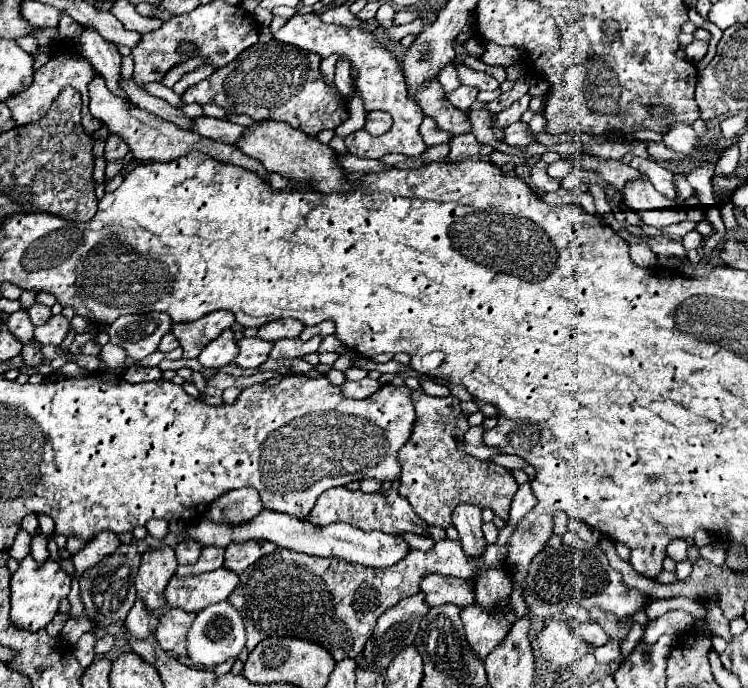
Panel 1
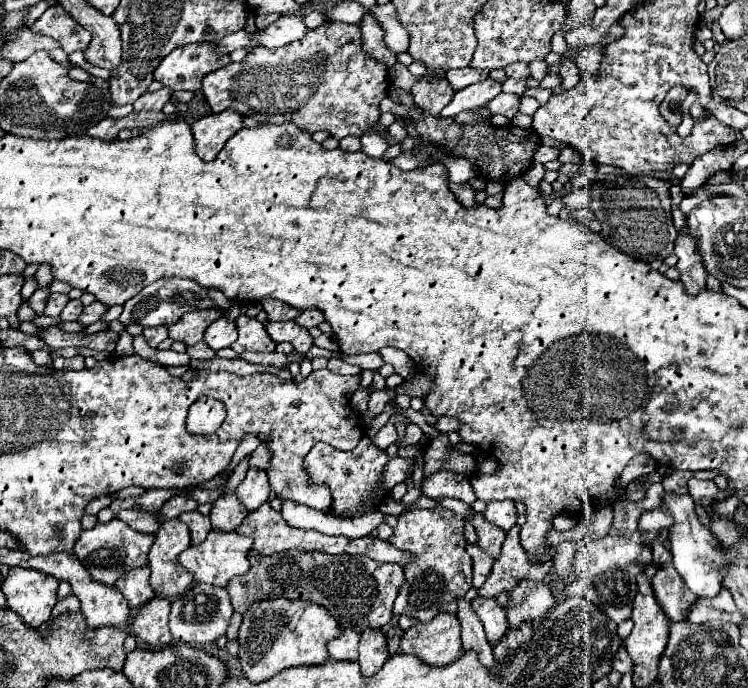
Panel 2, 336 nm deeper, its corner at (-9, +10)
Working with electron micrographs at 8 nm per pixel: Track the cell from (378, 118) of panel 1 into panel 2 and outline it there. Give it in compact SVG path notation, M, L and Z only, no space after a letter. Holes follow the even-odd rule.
M324 22L322 26L314 28L314 30L308 30L308 34L298 40L298 42L290 42L282 48L254 48L248 52L248 56L242 60L242 62L232 62L224 68L220 68L218 72L210 72L204 76L202 80L202 92L204 92L204 98L208 102L208 106L212 108L212 112L222 112L226 108L234 108L236 112L240 112L242 116L250 116L258 122L268 122L268 124L284 124L284 122L292 122L296 124L298 128L306 130L306 132L318 132L318 130L326 130L330 132L336 140L344 138L344 136L360 136L362 134L362 128L370 128L370 124L378 124L378 118L380 118L380 110L378 110L378 104L380 100L386 96L386 90L388 90L388 70L384 64L372 60L364 50L362 50L362 44L360 44L360 26L358 24L344 24L344 22Z

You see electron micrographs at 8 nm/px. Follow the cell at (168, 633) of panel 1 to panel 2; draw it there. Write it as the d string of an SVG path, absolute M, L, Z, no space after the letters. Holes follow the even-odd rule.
M154 596L146 606L138 608L130 622L130 632L138 636L152 648L164 648L172 642L168 618L170 618L172 602L162 596Z

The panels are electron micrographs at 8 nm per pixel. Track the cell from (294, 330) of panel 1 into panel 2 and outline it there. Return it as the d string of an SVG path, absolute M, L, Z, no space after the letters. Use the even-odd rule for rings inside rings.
M264 300L262 302L264 312L268 314L268 322L278 322L278 320L294 320L296 316L302 314L302 310L292 308L280 300Z

